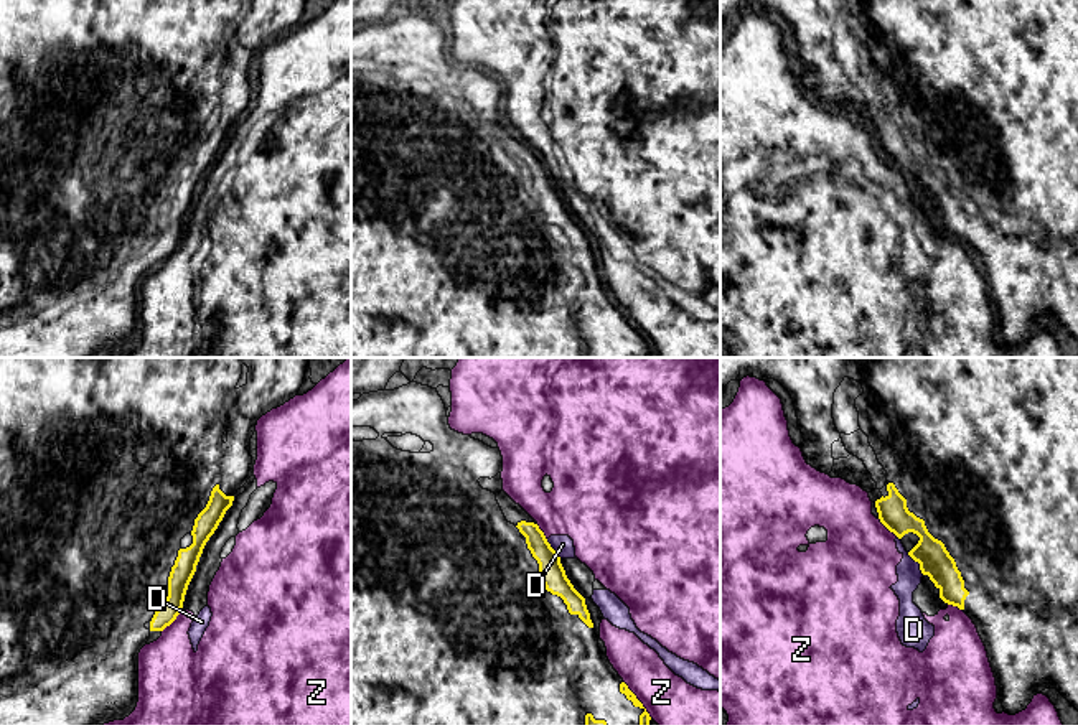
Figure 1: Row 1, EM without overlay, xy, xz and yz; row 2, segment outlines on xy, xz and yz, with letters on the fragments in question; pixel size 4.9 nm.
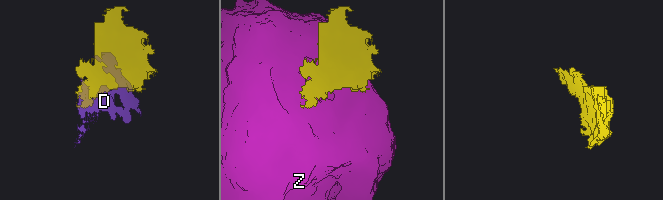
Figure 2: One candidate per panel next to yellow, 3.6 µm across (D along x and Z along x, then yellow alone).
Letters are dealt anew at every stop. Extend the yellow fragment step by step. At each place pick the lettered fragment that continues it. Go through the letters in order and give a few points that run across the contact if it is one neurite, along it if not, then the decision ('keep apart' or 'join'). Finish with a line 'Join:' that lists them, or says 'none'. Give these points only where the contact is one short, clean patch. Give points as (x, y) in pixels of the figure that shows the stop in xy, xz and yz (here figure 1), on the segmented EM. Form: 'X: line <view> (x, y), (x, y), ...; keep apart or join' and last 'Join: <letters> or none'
D: line yz (907, 552), (923, 574); keep apart
Z: keep apart
Join: none

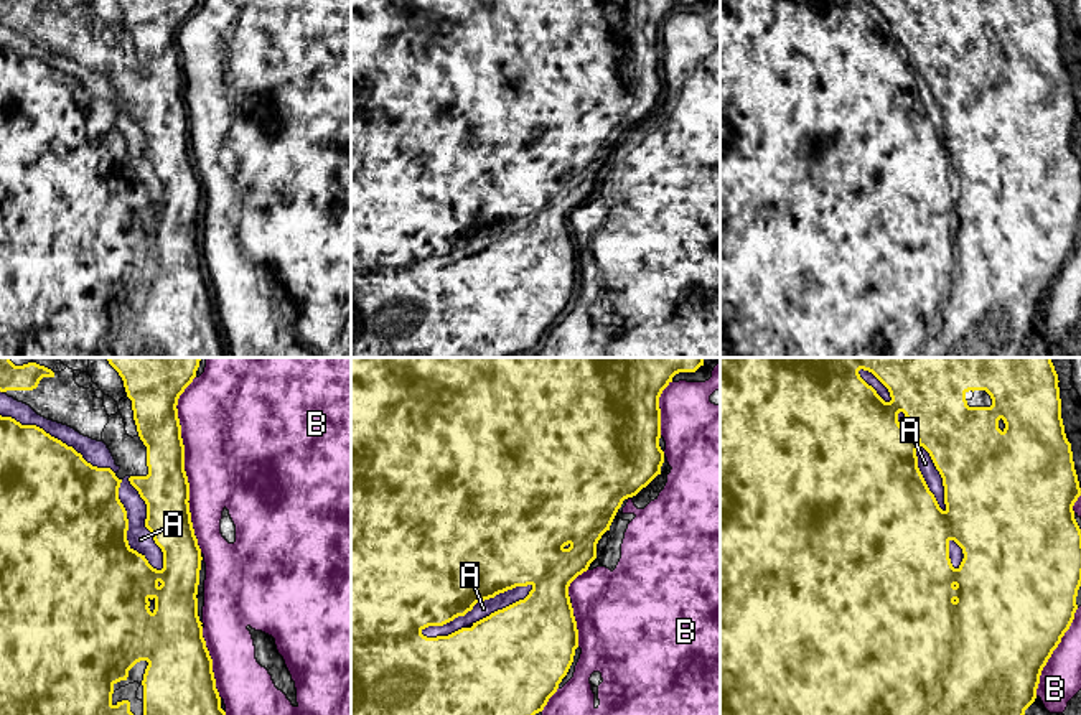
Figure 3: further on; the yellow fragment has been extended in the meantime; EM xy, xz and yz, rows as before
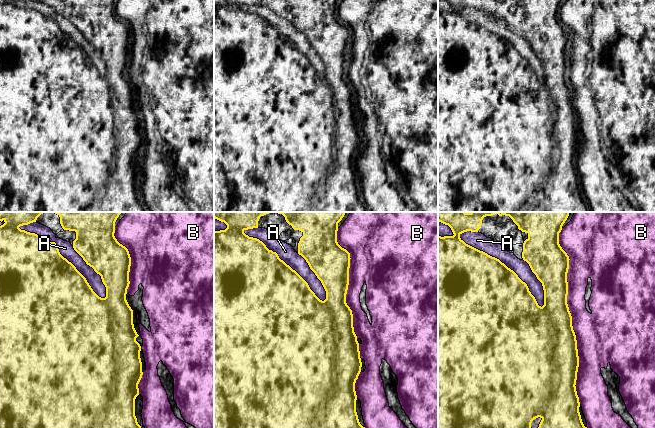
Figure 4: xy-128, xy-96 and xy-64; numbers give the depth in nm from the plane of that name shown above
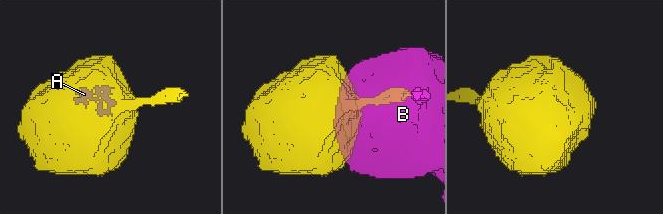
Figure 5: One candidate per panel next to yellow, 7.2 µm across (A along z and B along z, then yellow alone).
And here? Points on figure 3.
A: join
B: keep apart
Join: A

